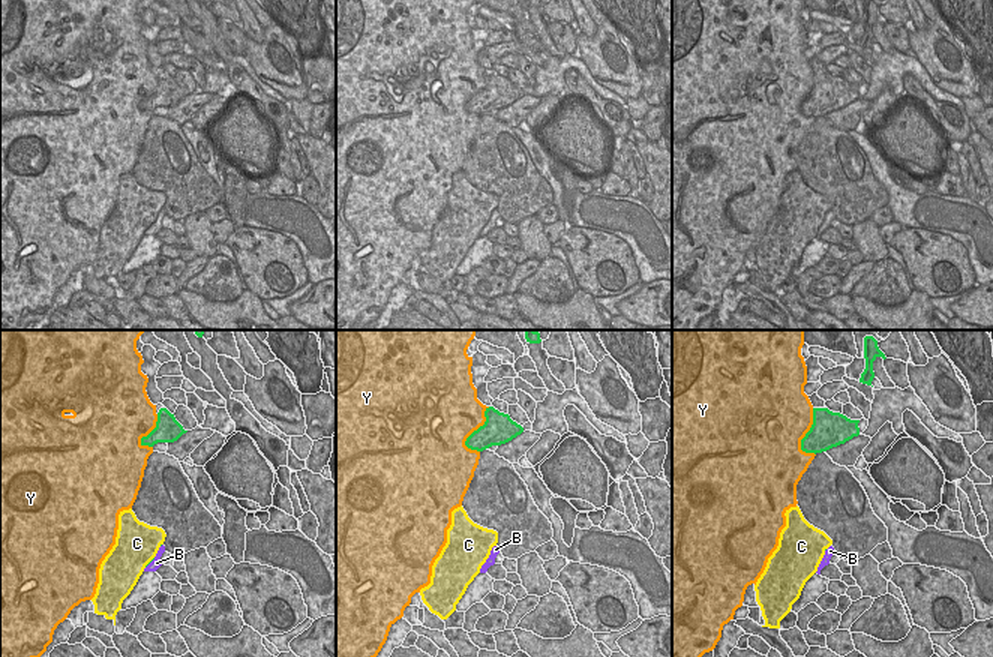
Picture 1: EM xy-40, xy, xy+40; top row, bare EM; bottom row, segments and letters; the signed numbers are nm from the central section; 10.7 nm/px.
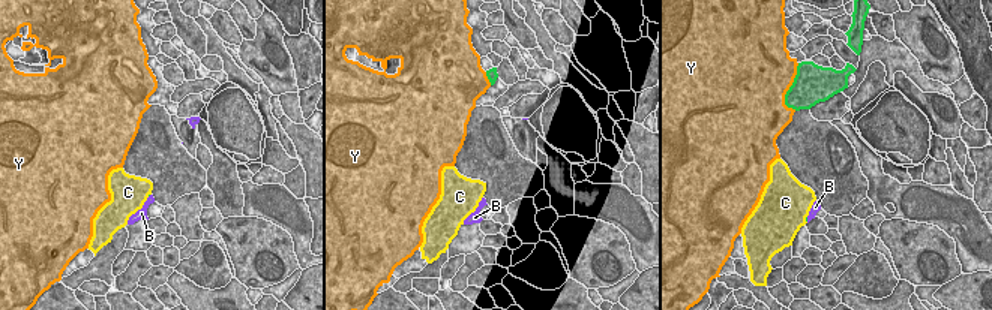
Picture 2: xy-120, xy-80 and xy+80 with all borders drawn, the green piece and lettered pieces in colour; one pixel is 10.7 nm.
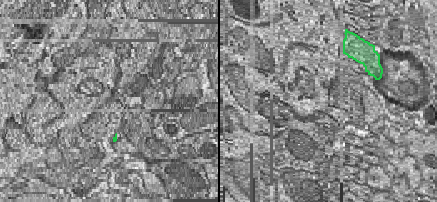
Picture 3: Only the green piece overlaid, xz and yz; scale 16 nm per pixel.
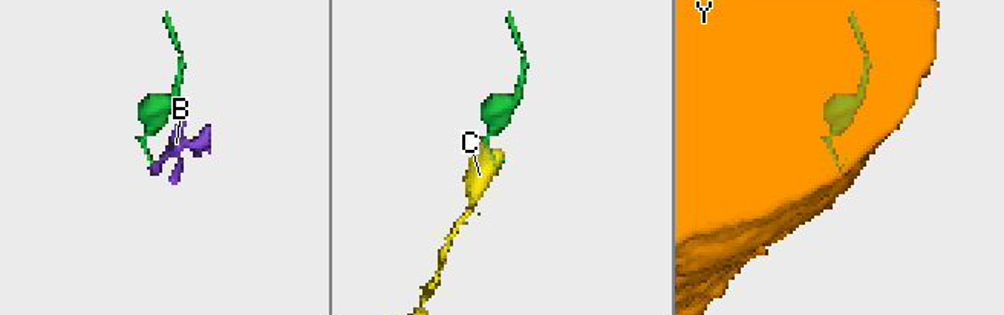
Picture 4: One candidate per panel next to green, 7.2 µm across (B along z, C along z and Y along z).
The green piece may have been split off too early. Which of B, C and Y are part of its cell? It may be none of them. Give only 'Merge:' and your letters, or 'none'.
Merge: C

